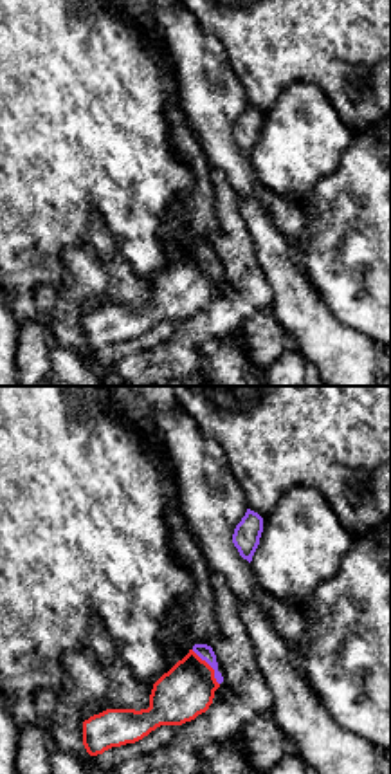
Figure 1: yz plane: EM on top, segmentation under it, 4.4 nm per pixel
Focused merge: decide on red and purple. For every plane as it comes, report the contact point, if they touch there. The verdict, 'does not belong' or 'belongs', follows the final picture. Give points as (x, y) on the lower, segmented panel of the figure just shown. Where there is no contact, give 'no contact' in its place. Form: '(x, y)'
(209, 666)

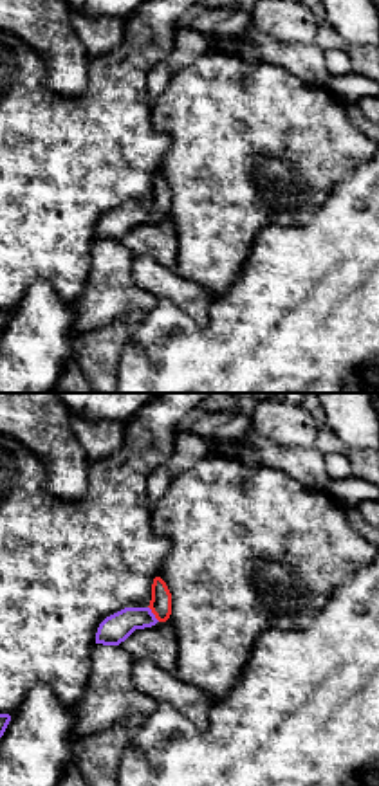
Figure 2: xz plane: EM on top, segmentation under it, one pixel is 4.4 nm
(152, 612)

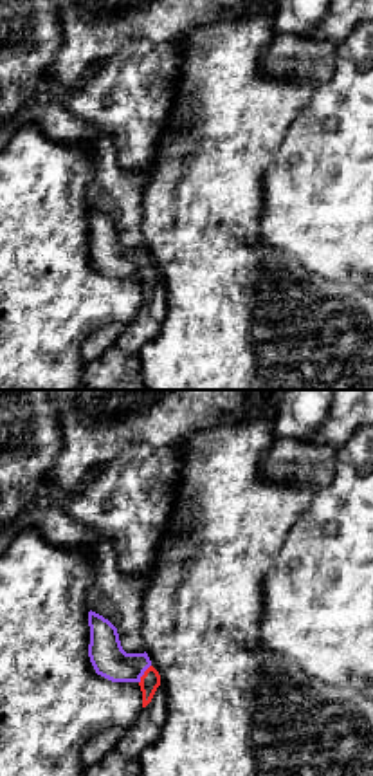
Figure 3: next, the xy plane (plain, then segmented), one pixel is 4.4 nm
(145, 674)

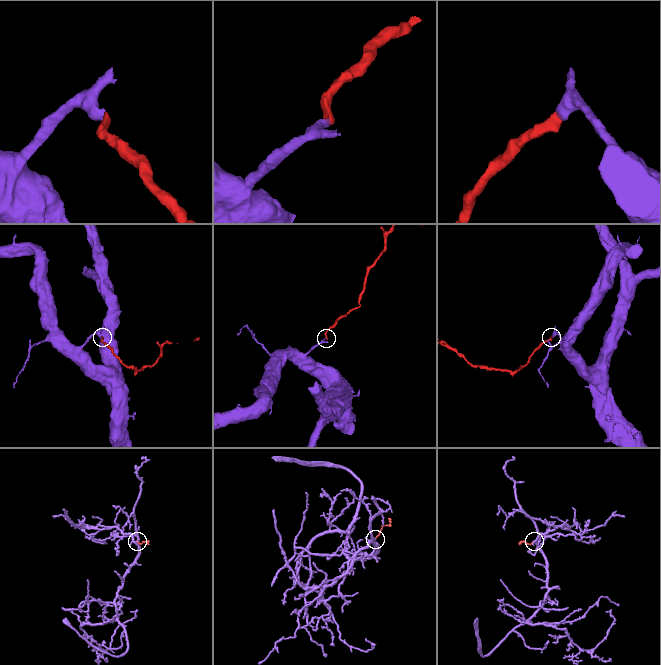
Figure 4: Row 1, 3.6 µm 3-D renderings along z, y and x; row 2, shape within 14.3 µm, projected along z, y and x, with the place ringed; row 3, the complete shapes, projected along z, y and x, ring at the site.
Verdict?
belongs

